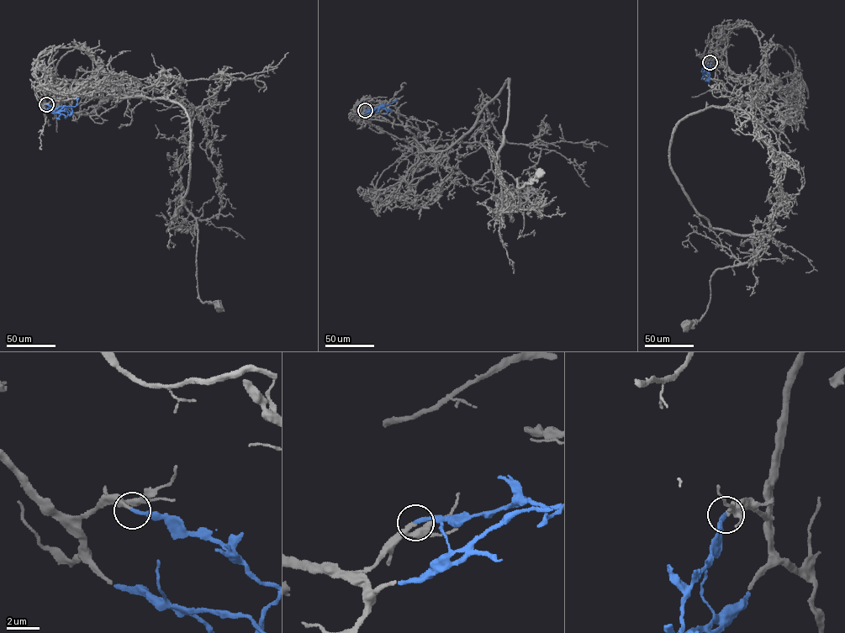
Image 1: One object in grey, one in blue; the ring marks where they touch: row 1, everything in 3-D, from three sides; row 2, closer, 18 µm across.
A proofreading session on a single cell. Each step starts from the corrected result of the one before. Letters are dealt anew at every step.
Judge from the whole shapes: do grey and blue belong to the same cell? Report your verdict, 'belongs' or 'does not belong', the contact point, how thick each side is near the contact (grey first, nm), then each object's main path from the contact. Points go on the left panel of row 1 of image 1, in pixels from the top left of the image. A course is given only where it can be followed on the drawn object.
belongs; place (46, 104); calibres 180 and 240 nm; course grey (46, 104), (43, 85), (127, 98), (161, 84), (208, 120), (222, 206), (196, 218), (197, 287), (219, 306); course blue (46, 104), (55, 109), (60, 106), (74, 107), (78, 98)

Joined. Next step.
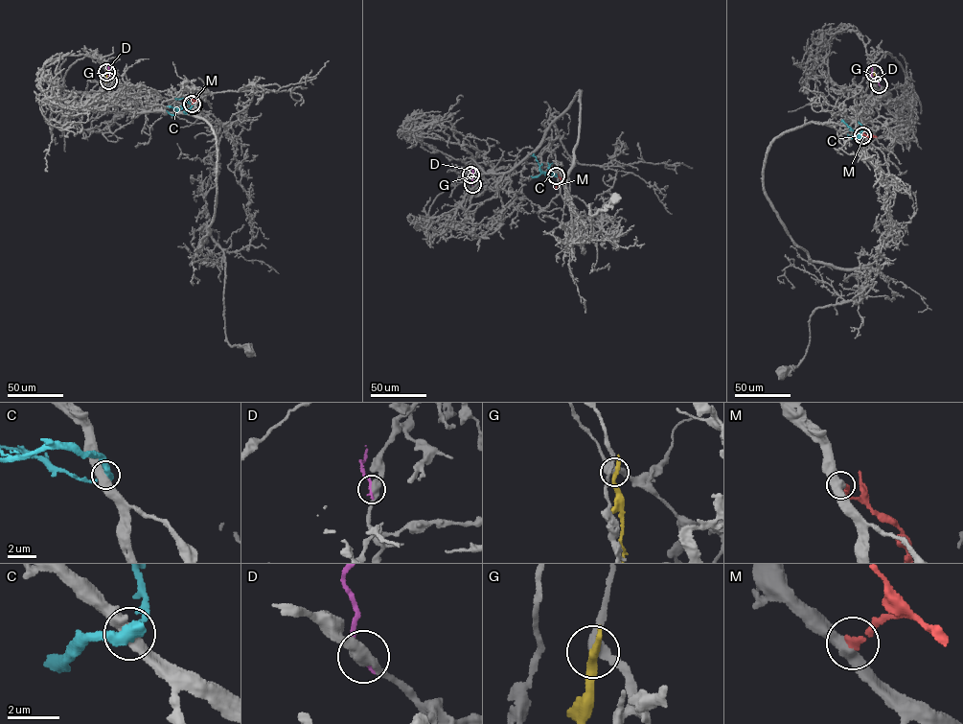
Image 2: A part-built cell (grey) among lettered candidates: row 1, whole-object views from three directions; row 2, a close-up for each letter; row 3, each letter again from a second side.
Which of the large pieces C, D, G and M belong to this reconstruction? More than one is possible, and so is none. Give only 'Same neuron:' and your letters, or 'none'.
Same neuron: M

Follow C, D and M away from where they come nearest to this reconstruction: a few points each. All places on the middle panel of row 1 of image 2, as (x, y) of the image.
C: (557, 175), (541, 173), (534, 153)
D: (472, 184), (472, 170)
M: (556, 175), (561, 181), (556, 188)

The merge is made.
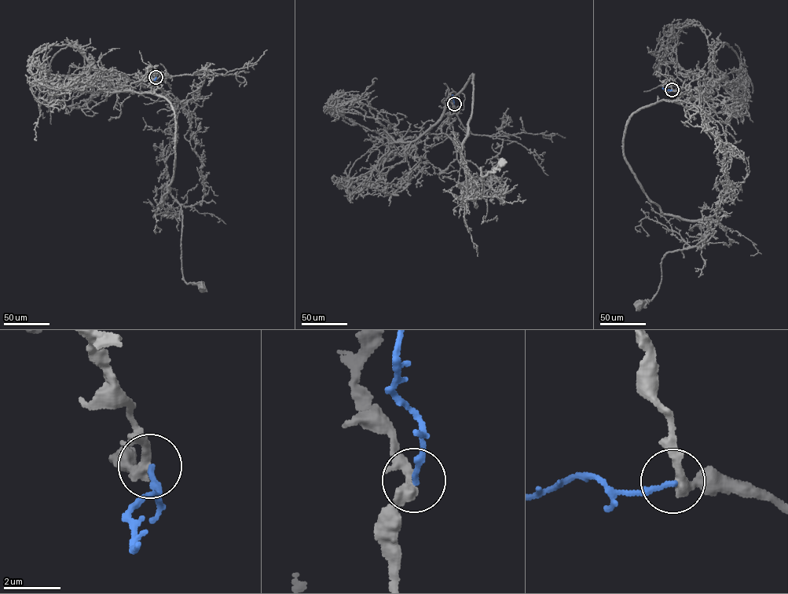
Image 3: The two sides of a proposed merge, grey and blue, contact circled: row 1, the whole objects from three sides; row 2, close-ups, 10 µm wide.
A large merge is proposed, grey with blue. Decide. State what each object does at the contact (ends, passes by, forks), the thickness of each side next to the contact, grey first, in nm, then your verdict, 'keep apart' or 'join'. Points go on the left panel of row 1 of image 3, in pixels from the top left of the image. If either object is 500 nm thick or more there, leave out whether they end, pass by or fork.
grey passes by | blue ends | 380/180 nm | keep apart

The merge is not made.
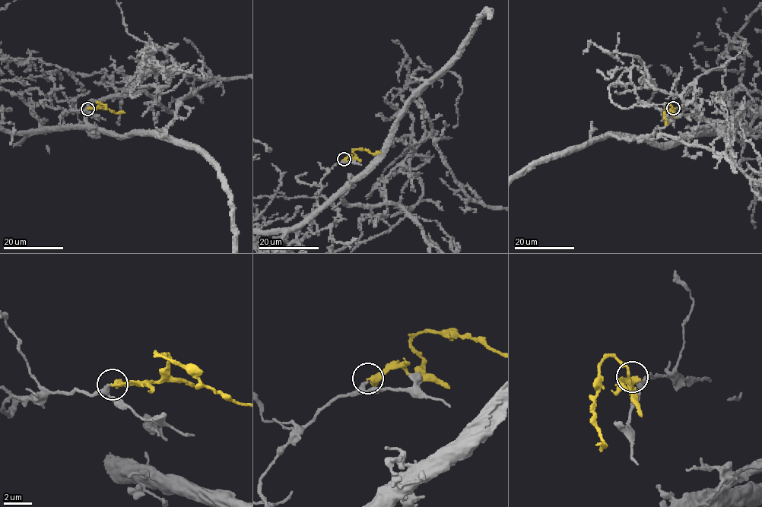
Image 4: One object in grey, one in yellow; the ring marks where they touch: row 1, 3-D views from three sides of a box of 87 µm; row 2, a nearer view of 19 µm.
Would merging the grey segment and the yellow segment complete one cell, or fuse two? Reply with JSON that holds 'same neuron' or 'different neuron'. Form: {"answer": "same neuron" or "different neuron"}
{"answer": "same neuron"}

